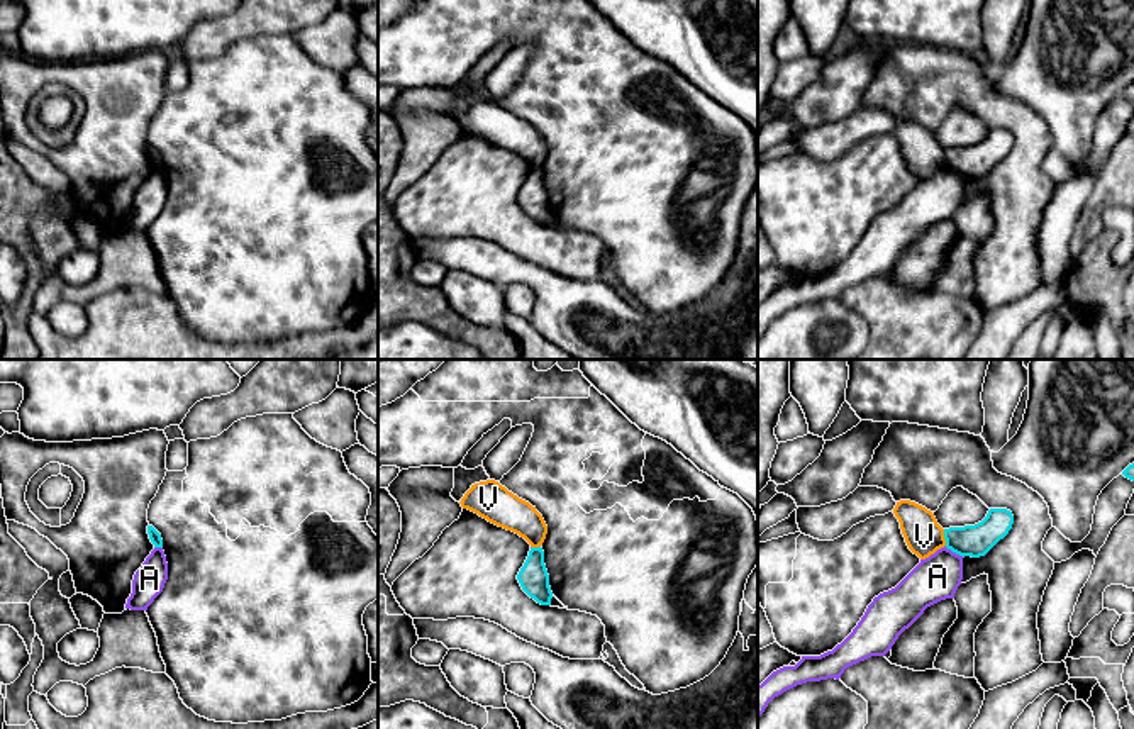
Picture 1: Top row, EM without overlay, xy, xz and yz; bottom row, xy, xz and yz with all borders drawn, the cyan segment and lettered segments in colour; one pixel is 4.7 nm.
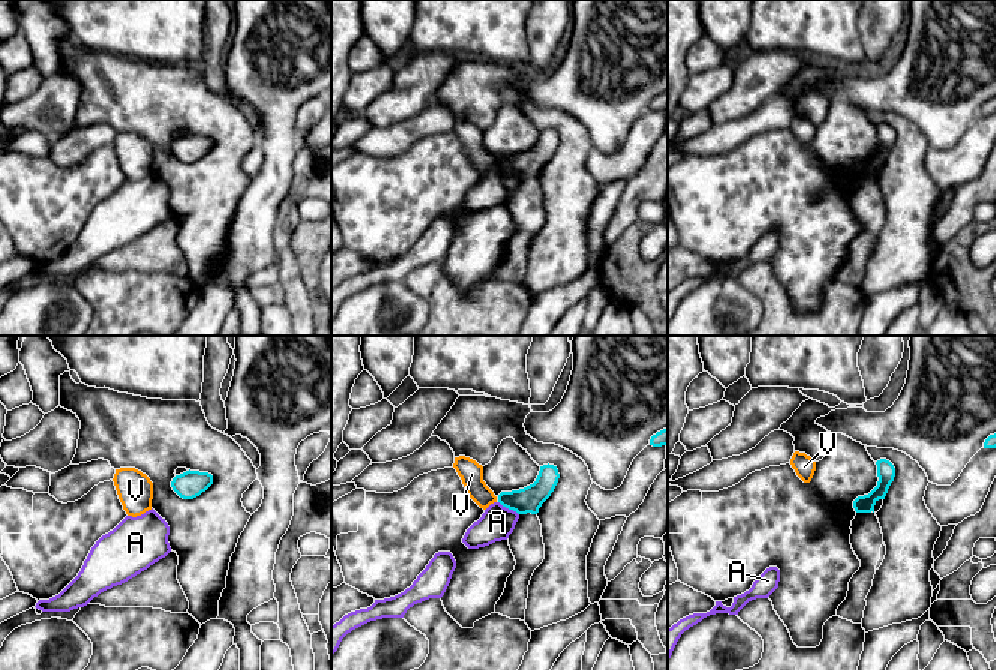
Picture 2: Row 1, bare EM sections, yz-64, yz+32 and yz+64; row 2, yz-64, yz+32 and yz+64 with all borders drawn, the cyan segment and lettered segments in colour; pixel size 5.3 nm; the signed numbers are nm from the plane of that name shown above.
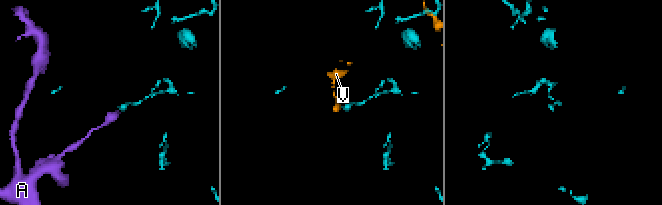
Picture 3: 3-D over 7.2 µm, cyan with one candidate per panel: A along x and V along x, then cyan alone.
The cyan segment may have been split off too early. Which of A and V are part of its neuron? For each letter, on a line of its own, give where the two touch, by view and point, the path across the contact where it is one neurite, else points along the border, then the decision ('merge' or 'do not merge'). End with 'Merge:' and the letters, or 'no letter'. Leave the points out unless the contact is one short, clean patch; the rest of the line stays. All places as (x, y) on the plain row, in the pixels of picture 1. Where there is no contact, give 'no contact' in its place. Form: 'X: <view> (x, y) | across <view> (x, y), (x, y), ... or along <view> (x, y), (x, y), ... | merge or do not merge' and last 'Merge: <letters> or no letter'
A: yz (955, 172) | do not merge
V: yz (944, 158) | along yz (943, 150), (946, 165) | do not merge
Merge: no letter

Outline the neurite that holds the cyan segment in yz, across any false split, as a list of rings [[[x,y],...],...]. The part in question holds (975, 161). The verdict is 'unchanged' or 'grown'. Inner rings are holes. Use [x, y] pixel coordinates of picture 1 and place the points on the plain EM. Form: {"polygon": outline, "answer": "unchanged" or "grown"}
{"polygon": [[[990,129],[987,137],[964,147],[944,149],[946,168],[959,176],[985,176],[1012,149],[1014,136],[1007,129]]], "answer": "unchanged"}

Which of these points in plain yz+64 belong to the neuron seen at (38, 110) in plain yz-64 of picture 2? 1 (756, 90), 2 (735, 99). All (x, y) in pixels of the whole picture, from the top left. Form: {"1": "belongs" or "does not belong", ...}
{"1": "belongs", "2": "belongs"}

